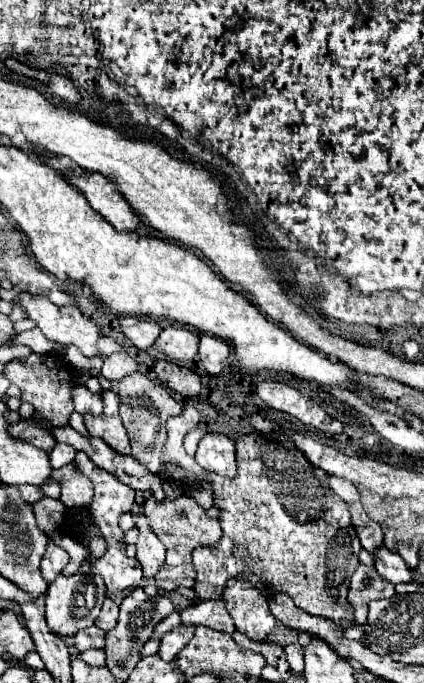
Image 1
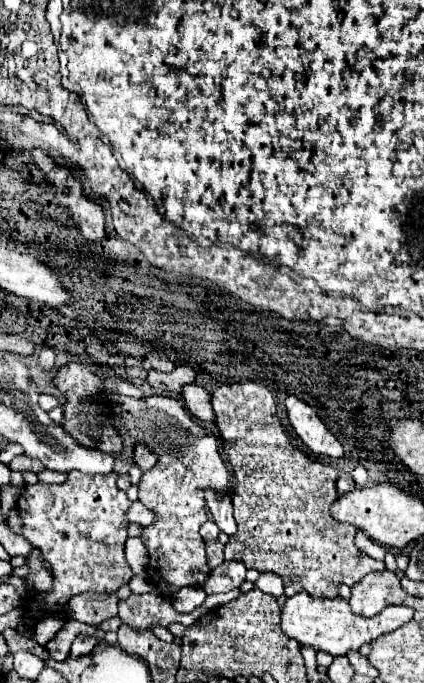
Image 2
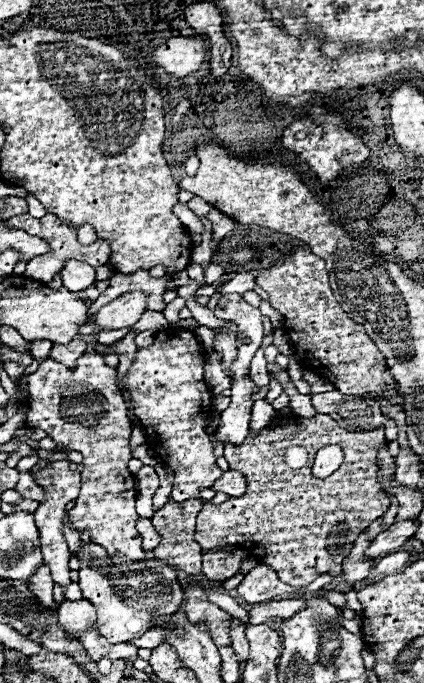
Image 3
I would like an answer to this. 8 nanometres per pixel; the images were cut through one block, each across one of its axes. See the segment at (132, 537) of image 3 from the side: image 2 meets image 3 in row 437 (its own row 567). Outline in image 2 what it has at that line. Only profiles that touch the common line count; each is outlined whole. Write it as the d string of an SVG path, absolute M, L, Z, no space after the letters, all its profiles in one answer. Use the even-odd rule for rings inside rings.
M70 472L62 484L24 486L18 498L18 512L24 522L22 536L42 550L44 560L50 564L54 588L48 592L28 592L24 616L30 622L44 616L62 614L72 596L84 592L116 592L128 584L132 570L124 558L126 542L126 510L130 500L126 492L116 488L118 474L82 474Z

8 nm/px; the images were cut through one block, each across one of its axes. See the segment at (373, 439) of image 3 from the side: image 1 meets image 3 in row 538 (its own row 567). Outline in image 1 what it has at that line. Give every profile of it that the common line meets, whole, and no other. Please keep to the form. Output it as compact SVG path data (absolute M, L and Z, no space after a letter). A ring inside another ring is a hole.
M242 436L236 442L236 460L238 476L232 480L205 470L210 482L214 482L214 504L220 508L218 518L224 536L218 548L196 548L192 554L194 568L198 572L194 586L198 598L222 598L226 580L242 578L252 582L254 588L258 588L266 598L284 592L308 614L334 620L340 628L354 626L356 620L348 602L348 588L354 568L360 564L358 552L362 546L350 524L346 502L336 496L326 482L328 474L314 468L294 444L288 448L284 436L276 436L274 440L266 436Z

